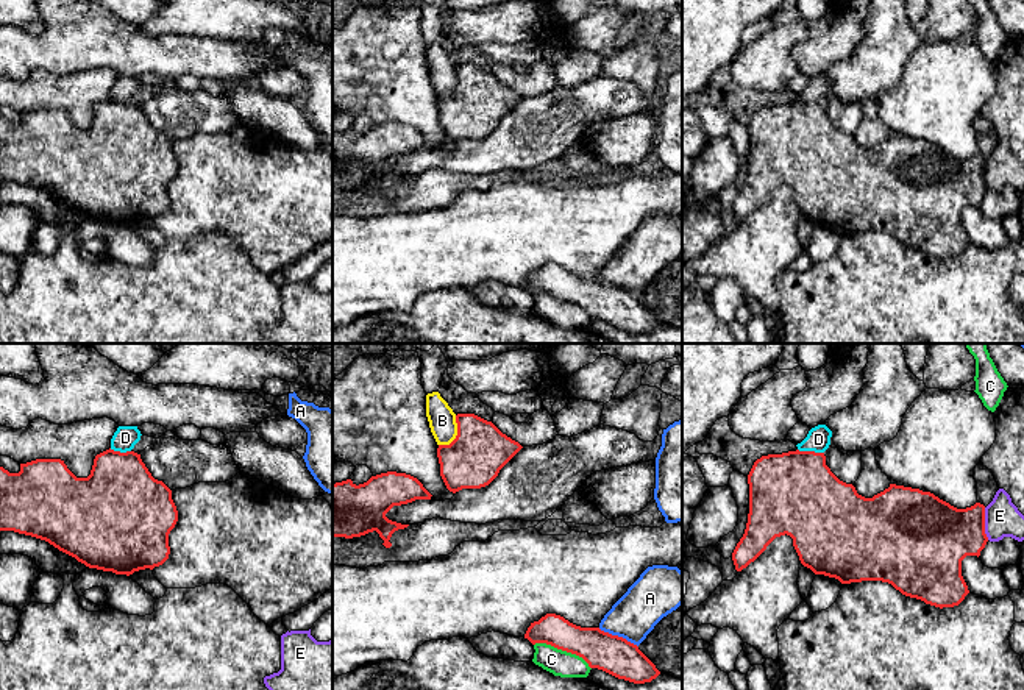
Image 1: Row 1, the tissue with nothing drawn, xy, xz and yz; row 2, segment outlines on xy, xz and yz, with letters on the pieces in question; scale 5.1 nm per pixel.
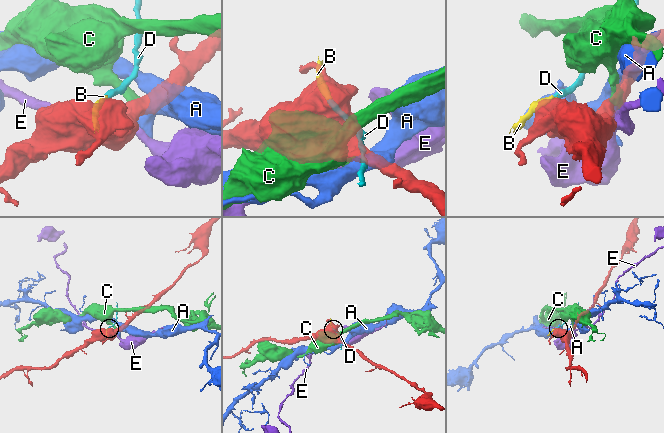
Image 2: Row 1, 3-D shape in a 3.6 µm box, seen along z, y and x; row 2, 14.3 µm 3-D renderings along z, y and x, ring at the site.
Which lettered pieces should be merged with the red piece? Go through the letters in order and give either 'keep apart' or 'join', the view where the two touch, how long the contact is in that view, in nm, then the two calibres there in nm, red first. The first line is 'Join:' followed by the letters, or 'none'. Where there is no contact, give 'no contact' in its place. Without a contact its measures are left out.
Join: none
A: keep apart; meets red in xz; contact 220 nm long; 200 nm thick on the red side, 240 nm on the other
B: keep apart; meets red in xz; contact 180 nm long; 300 nm thick on the red side, 140 nm on the other
C: keep apart; meets red in xz; contact 320 nm long; 190 nm thick on the red side, 130 nm on the other
D: keep apart; meets red in yz; contact 140 nm long; 420 nm thick on the red side, 130 nm on the other
E: keep apart; meets red in yz; contact 170 nm long; 360 nm thick on the red side, 190 nm on the other

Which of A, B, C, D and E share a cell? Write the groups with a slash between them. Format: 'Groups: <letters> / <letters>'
Groups: A / B D / C / E

